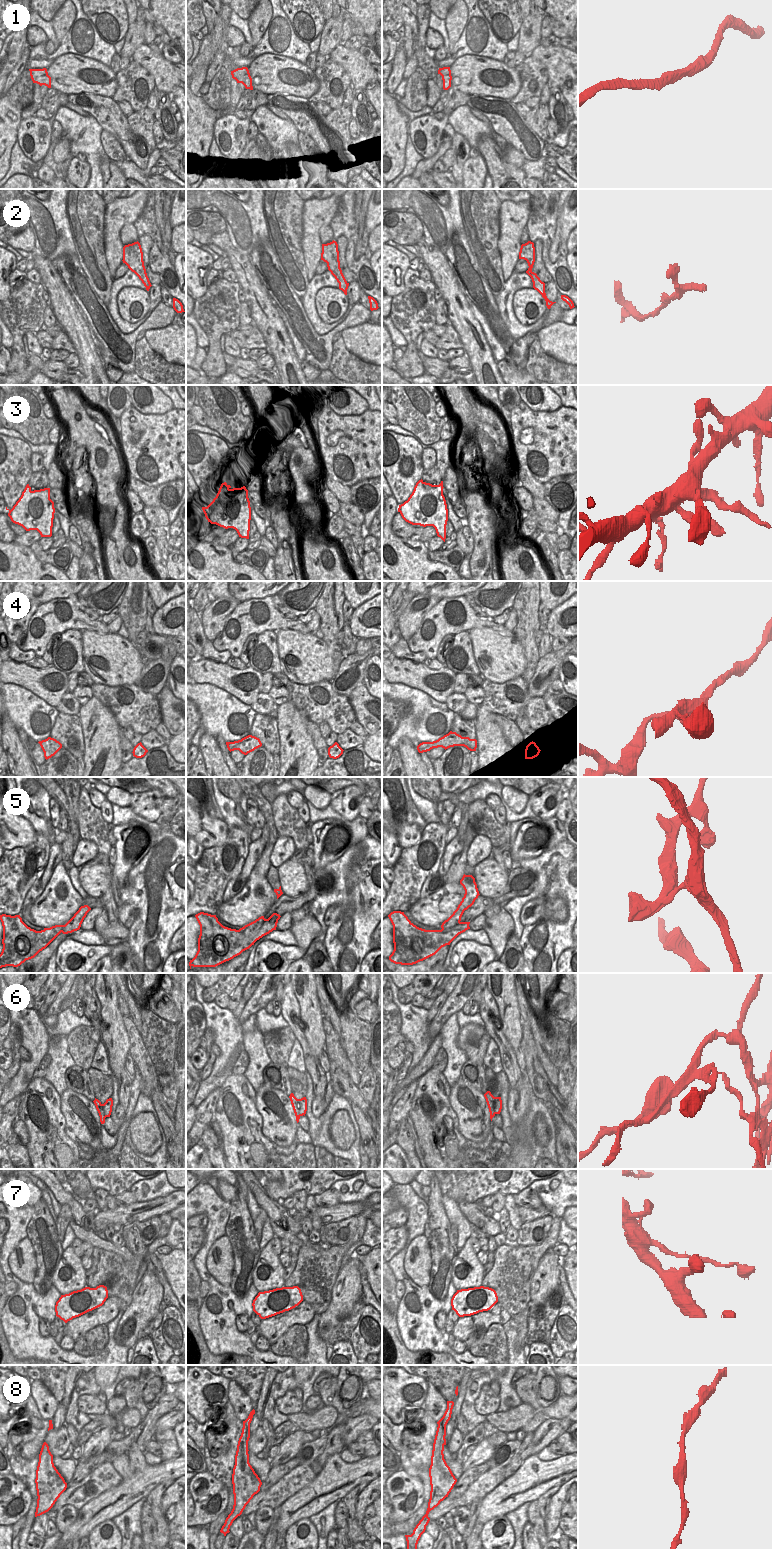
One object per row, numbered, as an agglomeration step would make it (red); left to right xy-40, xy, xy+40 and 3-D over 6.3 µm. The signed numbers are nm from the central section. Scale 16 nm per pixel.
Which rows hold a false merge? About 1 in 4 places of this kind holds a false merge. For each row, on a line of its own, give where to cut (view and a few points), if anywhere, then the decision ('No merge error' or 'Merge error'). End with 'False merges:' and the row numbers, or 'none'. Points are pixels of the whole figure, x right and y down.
1: No split. No merge error
2: No split. No merge error
3: No split. No merge error
4: No split. No merge error
5: Split along xy (264, 918), (261, 926), (256, 931), (251, 931), (244, 927). Merge error
6: Split along xy (295, 1098), (299, 1102), (299, 1113), (301, 1115). Merge error
7: No split. No merge error
8: No split. No merge error
False merges: 5, 6.

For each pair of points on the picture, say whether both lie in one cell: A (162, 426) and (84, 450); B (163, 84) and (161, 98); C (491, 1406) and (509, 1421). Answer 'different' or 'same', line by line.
A: different
B: different
C: different

